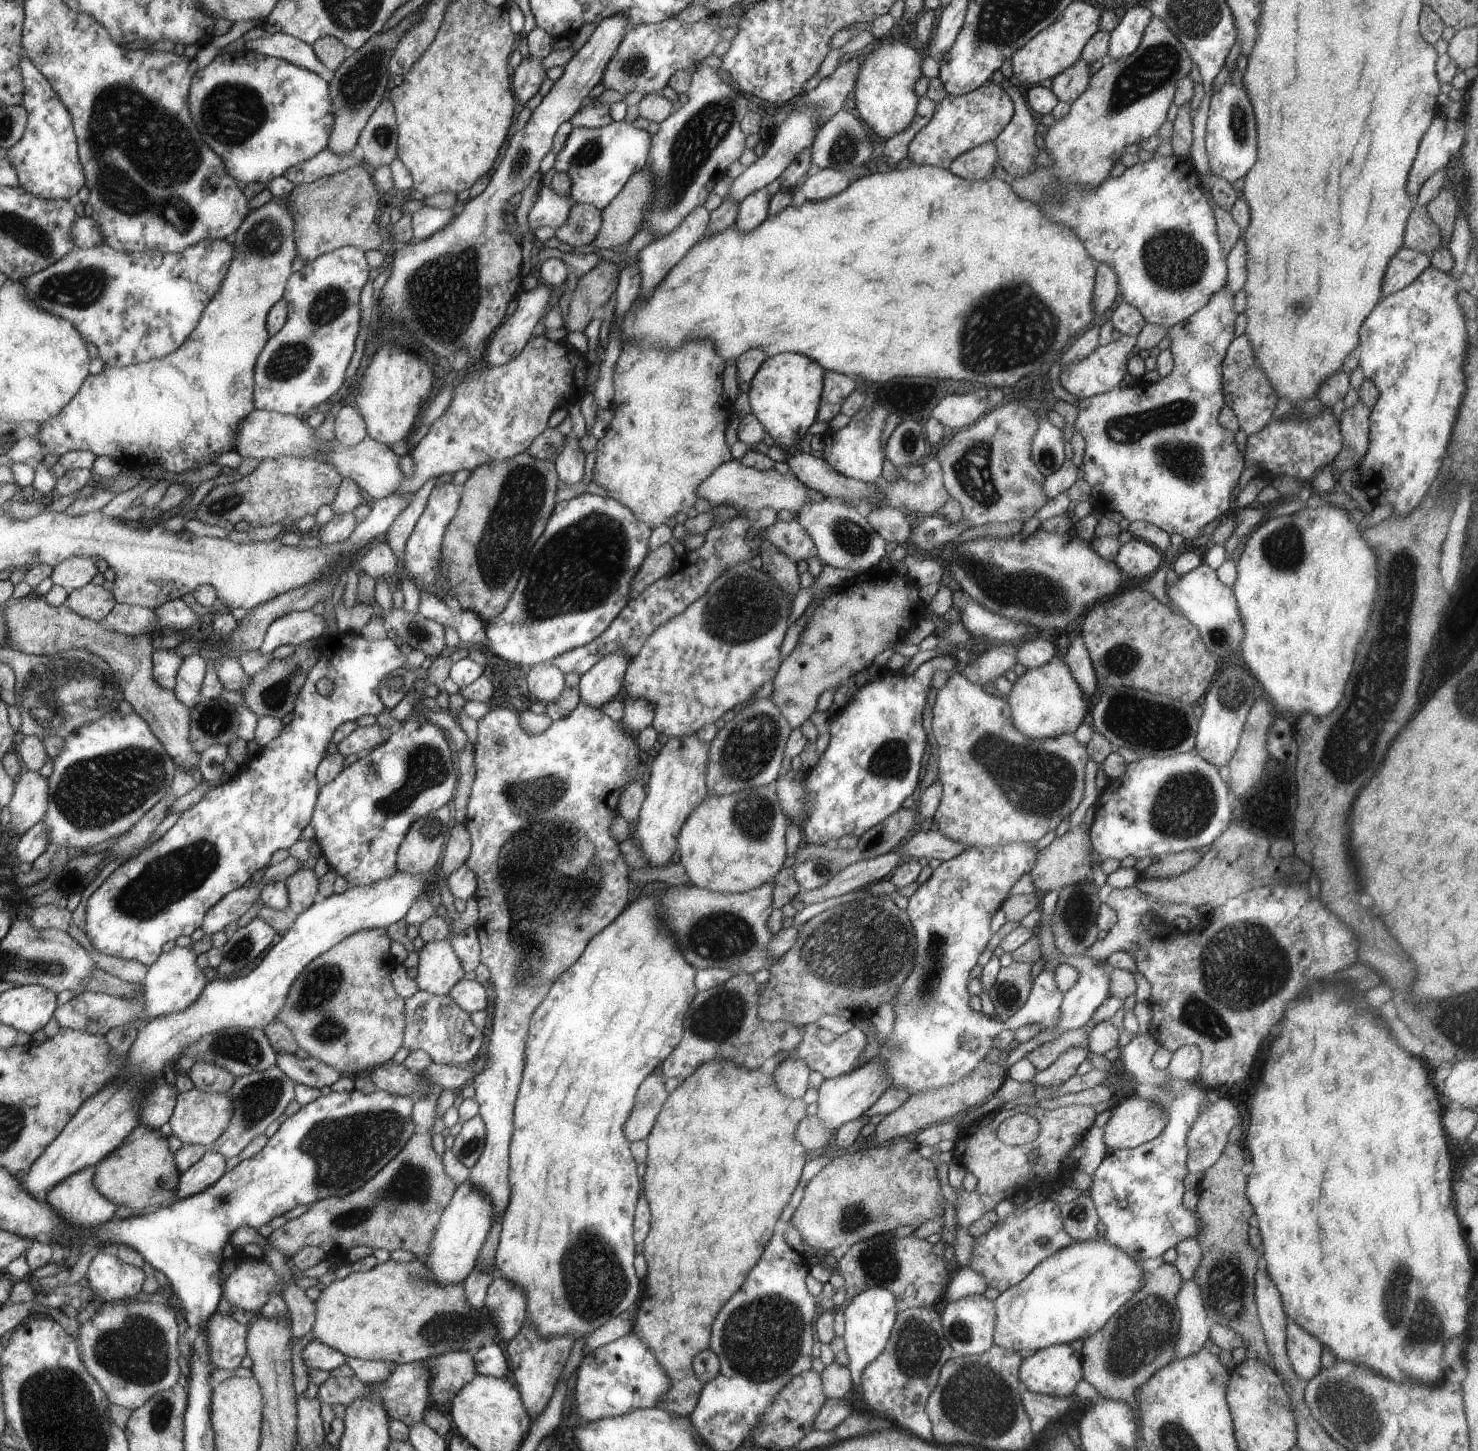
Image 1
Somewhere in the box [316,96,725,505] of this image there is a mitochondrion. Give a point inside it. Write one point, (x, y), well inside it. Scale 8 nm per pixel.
(446, 288)

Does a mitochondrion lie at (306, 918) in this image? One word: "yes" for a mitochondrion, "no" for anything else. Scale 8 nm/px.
no

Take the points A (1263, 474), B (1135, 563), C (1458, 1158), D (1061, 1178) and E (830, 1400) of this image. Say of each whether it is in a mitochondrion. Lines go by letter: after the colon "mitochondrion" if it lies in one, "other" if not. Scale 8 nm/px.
A: other
B: other
C: other
D: other
E: other

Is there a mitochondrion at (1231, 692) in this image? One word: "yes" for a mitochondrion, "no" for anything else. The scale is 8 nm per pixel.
yes

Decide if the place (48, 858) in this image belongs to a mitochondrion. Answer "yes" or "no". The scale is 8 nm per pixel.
no

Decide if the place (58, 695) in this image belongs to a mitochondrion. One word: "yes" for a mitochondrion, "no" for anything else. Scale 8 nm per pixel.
yes

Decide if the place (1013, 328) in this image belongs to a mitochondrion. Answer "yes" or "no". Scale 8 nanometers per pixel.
yes

